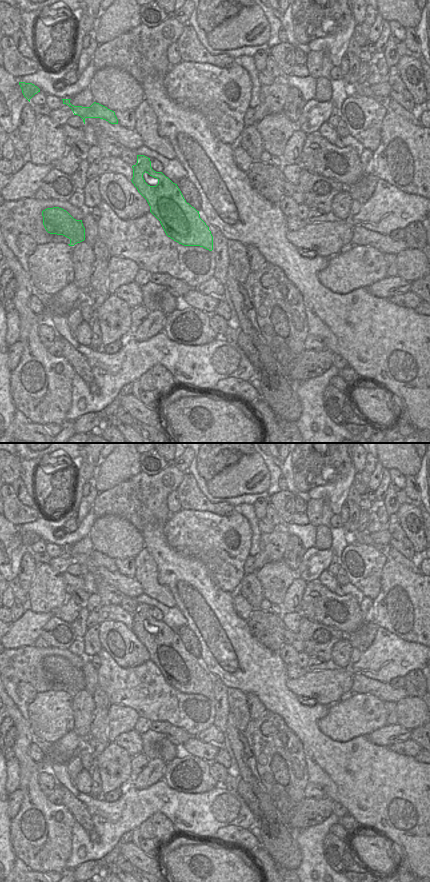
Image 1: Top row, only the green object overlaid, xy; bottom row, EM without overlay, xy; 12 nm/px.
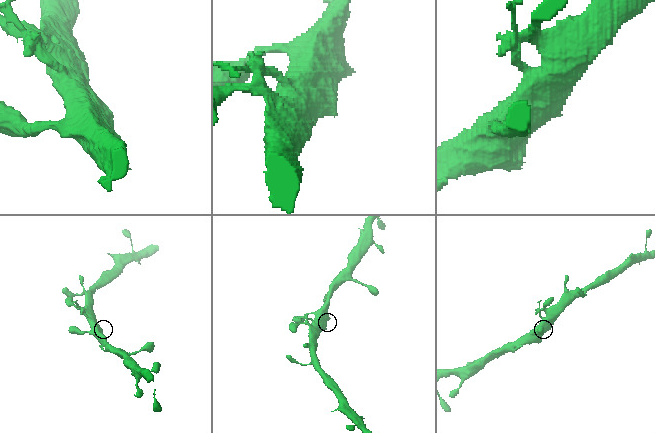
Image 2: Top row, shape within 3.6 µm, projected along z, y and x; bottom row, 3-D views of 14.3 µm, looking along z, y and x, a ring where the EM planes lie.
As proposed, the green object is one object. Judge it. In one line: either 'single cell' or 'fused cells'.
single cell

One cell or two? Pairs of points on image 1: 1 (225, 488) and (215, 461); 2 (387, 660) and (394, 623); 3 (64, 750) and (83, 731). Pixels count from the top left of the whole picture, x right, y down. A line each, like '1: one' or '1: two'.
1: two
2: two
3: two

